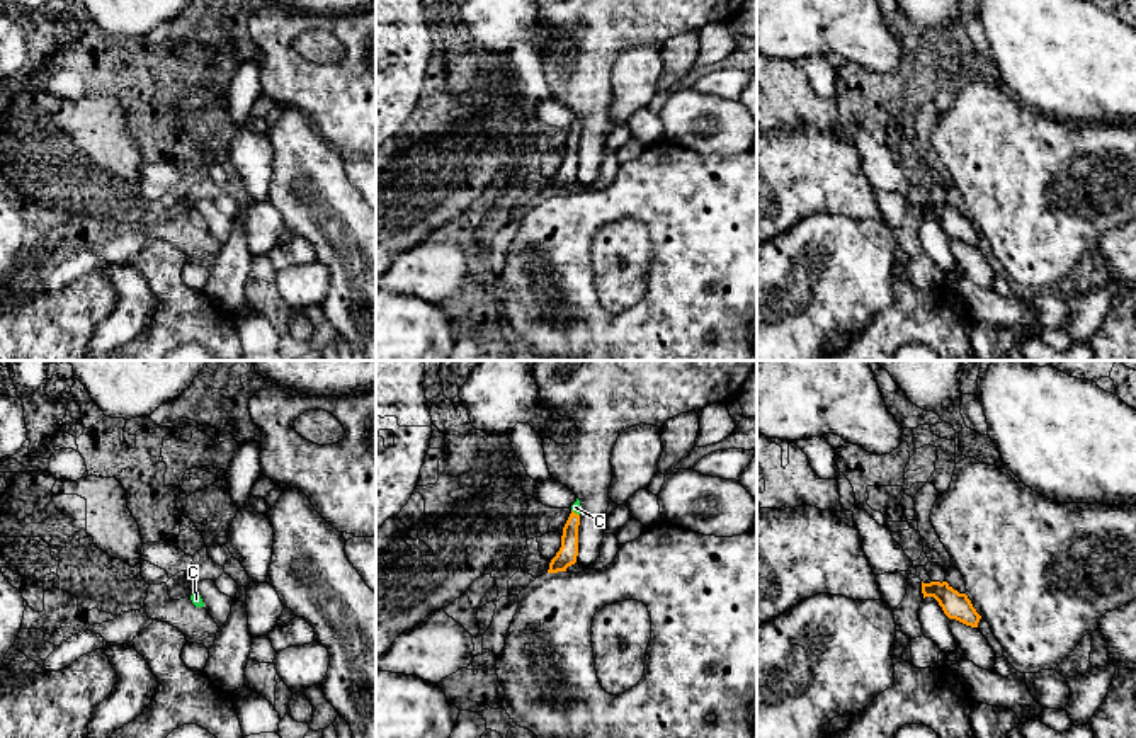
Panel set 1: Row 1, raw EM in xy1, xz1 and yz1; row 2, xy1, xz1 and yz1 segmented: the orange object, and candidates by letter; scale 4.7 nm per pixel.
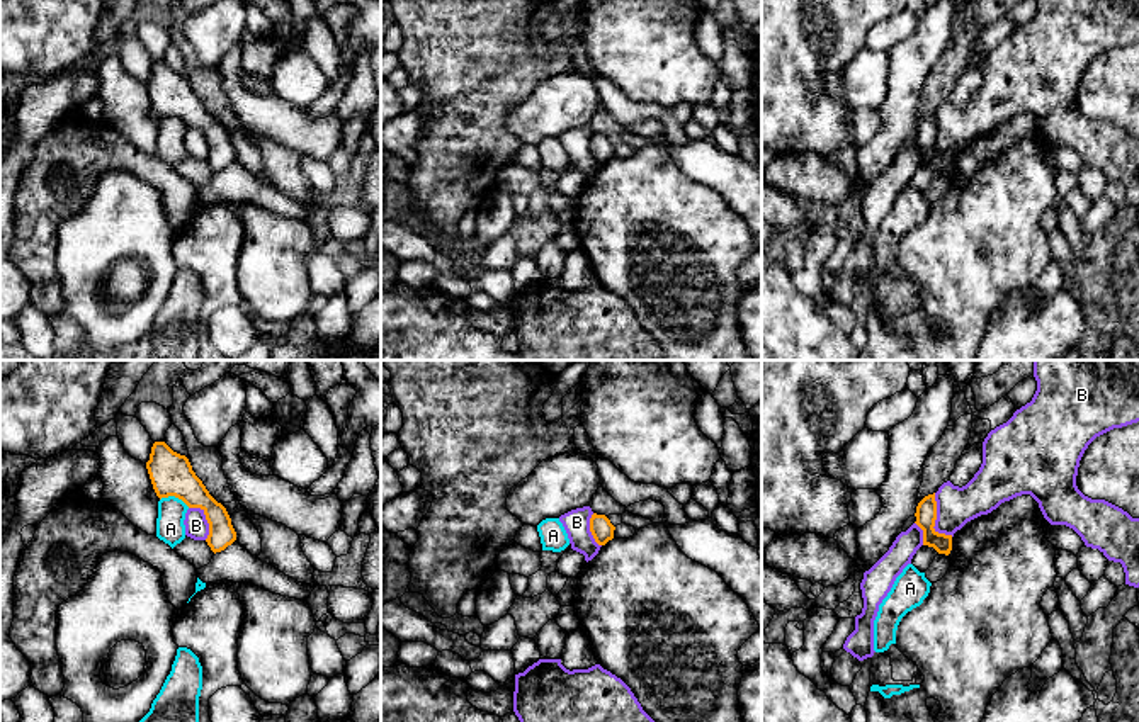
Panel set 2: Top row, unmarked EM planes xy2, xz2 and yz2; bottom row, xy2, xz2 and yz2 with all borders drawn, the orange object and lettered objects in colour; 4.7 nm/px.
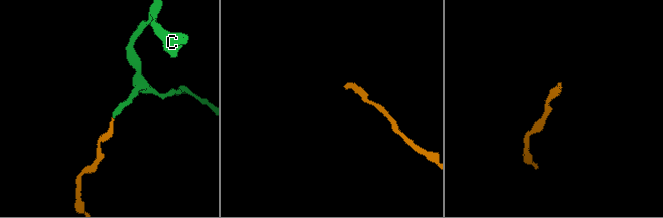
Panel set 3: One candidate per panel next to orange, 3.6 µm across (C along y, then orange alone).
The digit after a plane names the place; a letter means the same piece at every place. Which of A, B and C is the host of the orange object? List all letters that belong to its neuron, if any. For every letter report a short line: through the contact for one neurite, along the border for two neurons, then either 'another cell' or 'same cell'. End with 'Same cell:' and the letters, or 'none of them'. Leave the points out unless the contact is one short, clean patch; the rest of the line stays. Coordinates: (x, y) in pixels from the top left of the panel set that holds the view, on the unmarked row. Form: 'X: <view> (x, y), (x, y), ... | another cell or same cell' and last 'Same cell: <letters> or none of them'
A: xy2 (160, 118), (177, 116), (189, 126) | another cell
B: yz2 (934, 112), (934, 146), (952, 155) | another cell
C: xz1 (568, 170), (573, 131), (575, 126) | same cell
Same cell: C

